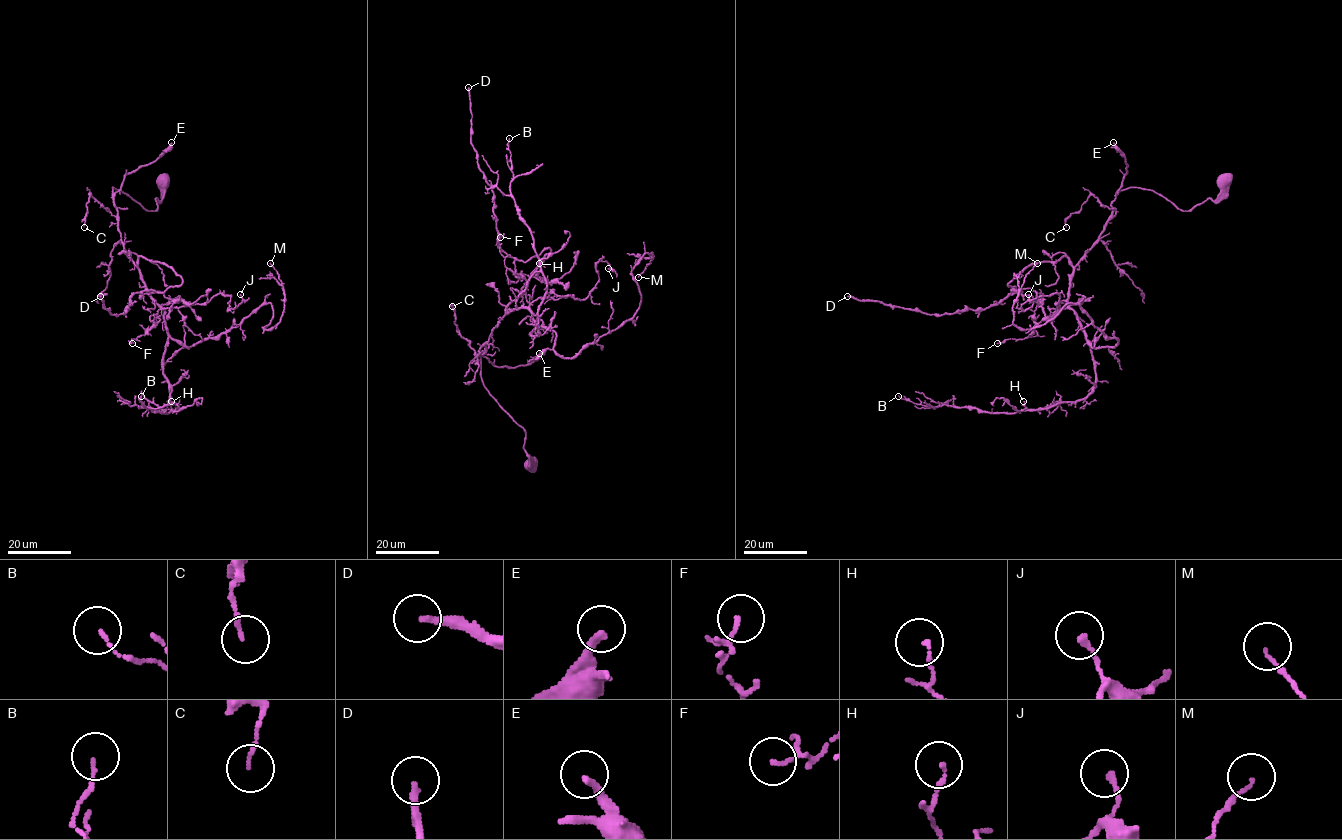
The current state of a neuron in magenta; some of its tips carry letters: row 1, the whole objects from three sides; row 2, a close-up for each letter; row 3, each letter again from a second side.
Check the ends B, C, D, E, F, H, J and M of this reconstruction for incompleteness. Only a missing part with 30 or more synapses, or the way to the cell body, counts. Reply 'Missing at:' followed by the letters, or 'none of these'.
Missing at: D

